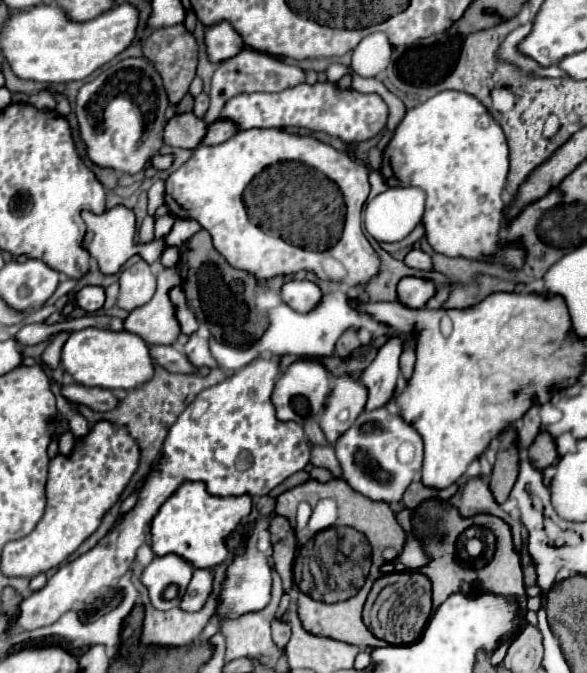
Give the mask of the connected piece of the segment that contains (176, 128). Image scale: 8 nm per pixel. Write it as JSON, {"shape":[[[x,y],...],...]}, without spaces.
{"shape":[[[174,114],[164,128],[164,142],[174,148],[194,150],[206,132],[206,124],[194,114]]]}

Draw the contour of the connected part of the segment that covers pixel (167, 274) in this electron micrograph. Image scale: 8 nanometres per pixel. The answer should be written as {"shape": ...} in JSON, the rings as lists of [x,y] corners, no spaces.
{"shape":[[[164,268],[158,274],[158,290],[154,298],[148,304],[132,310],[124,320],[124,328],[140,334],[144,342],[152,346],[174,344],[180,334],[180,324],[174,316],[174,306],[168,298],[168,290],[178,284],[178,272],[174,268]]]}

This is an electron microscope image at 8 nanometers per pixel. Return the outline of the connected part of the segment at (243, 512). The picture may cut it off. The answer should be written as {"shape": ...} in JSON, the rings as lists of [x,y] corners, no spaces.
{"shape":[[[184,482],[158,510],[152,520],[152,550],[158,556],[178,554],[194,568],[212,568],[226,560],[228,540],[236,534],[240,522],[252,512],[252,498],[230,496],[220,498],[208,494],[204,482]]]}

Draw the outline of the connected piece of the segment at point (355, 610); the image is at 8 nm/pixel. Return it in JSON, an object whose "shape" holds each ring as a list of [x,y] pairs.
{"shape":[[[358,592],[358,594],[352,598],[358,606],[352,606],[350,610],[344,610],[344,612],[342,612],[342,604],[344,604],[344,602],[324,604],[324,602],[316,602],[316,600],[308,598],[306,594],[300,594],[300,596],[298,596],[298,614],[300,614],[300,620],[302,620],[304,628],[306,628],[308,632],[312,632],[312,634],[328,636],[328,638],[342,640],[342,642],[348,642],[348,644],[356,644],[356,646],[360,646],[360,648],[387,646],[388,643],[380,640],[380,638],[376,638],[364,625],[364,620],[362,620],[362,606],[364,606],[366,598],[368,598],[368,592]]]}

